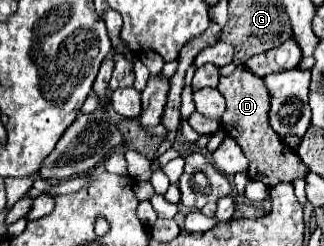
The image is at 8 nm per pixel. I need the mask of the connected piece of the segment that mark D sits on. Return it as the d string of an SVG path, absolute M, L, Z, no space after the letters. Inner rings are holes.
M238 65L232 75L220 77L218 91L226 99L226 111L220 119L222 127L226 129L226 135L230 135L248 157L248 179L250 181L262 181L266 187L274 187L278 183L294 183L296 179L306 179L306 165L302 165L302 159L298 153L288 147L278 133L270 127L270 93L264 85L264 79L250 73L244 65Z

